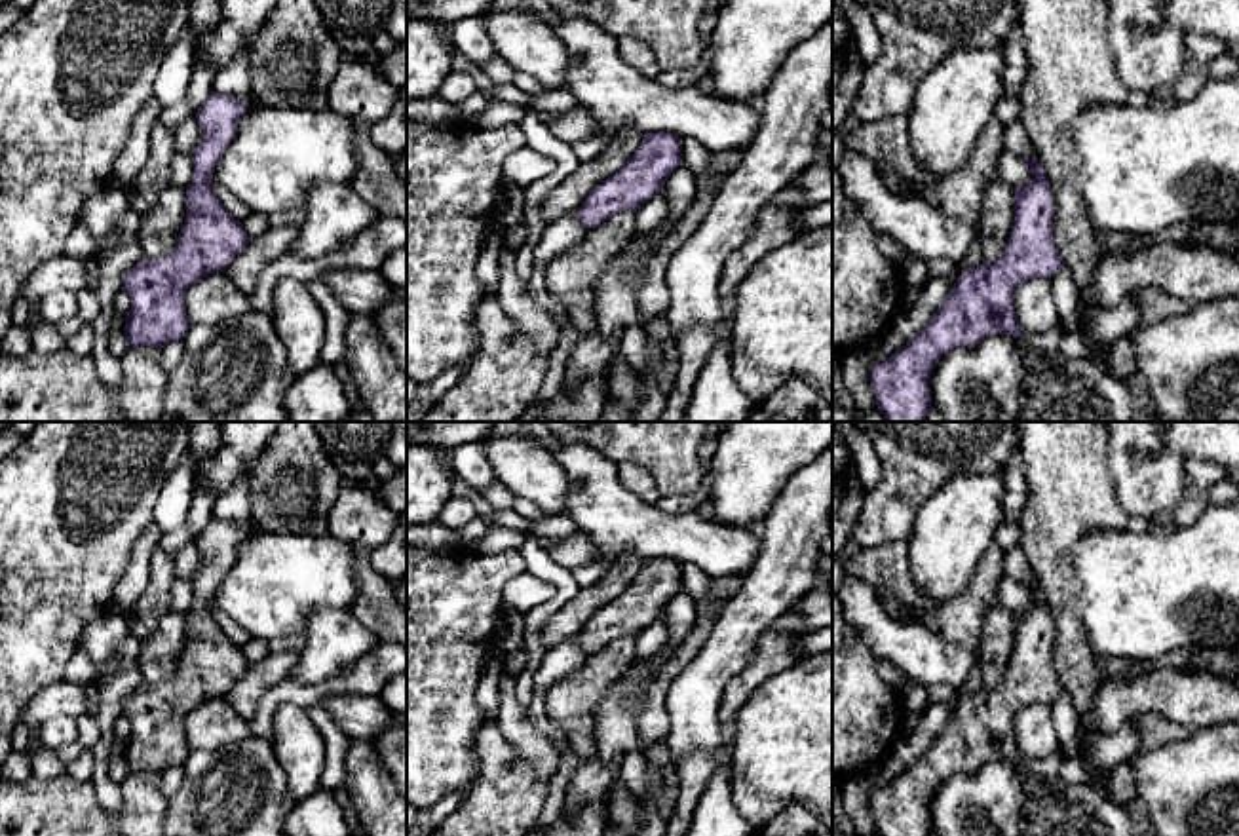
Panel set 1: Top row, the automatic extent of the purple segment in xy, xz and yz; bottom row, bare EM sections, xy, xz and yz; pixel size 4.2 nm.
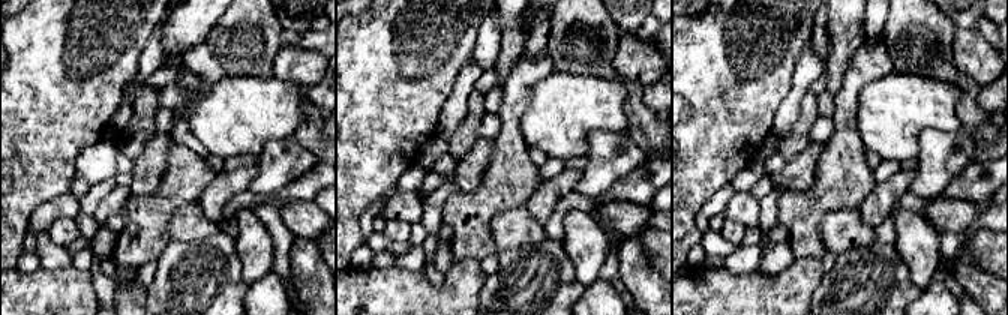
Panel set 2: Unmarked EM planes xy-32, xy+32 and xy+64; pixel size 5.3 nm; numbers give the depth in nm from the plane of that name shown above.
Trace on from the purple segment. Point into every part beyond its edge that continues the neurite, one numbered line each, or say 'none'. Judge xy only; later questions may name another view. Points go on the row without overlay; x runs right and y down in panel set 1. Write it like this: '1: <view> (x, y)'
none

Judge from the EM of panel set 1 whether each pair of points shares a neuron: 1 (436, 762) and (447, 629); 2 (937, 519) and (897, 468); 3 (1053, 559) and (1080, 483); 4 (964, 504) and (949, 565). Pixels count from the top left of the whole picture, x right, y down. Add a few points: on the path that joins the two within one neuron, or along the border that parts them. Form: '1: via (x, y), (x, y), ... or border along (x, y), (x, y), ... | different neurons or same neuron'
1: via (436, 730), (436, 662) | same neuron
2: border along (960, 474), (953, 474), (918, 510), (907, 540) | different neurons
3: via (1053, 540), (1053, 519), (1065, 502) | same neuron
4: via (958, 519), (949, 536), (949, 550) | same neuron

